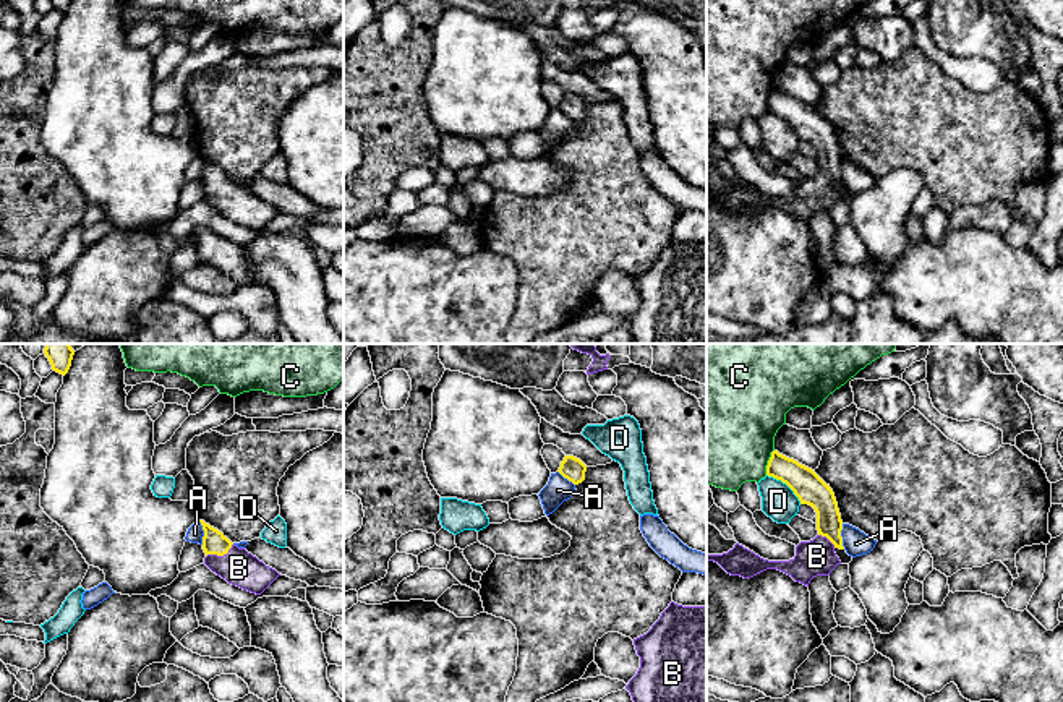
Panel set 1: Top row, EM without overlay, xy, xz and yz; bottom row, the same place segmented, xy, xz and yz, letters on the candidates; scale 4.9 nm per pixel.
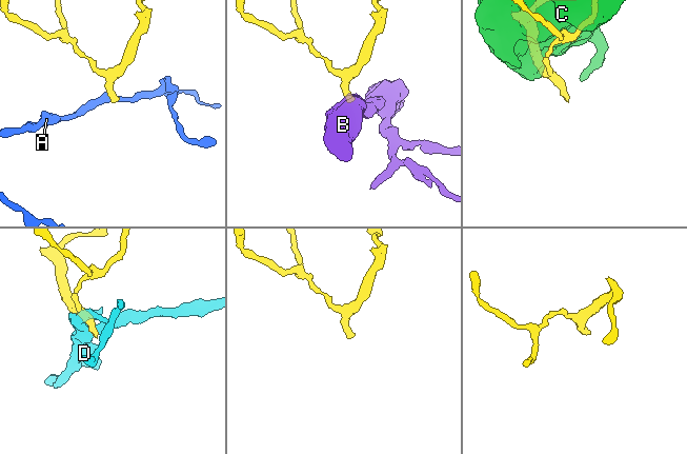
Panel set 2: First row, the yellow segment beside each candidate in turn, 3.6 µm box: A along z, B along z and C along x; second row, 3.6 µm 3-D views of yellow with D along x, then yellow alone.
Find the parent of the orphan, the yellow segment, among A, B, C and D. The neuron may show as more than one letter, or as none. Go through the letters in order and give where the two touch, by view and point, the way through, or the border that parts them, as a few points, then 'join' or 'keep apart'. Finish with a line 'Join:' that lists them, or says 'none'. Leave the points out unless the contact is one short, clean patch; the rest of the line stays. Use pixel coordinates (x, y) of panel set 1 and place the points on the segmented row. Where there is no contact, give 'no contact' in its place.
A: meets yellow in yz at (841, 537); border along yz (841, 524), (841, 545), (845, 548); keep apart
B: meets yellow in xy at (221, 555); runs through xy (214, 542), (221, 555), (239, 568); join
C: meets yellow in yz at (768, 462); keep apart
D: meets yellow in yz at (786, 483); keep apart
Join: B

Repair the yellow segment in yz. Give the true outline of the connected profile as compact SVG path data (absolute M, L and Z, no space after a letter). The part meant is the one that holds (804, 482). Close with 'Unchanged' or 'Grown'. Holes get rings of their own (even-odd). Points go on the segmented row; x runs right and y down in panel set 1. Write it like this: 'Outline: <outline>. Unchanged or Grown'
Outline: M778 451L771 452L766 475L786 483L800 504L809 504L817 512L818 535L796 546L796 556L789 561L768 561L736 543L723 554L708 554L707 561L718 563L728 574L750 579L766 569L778 569L796 582L809 587L817 576L830 576L841 564L835 550L843 546L843 520L833 490L812 469L789 459Z. Grown

